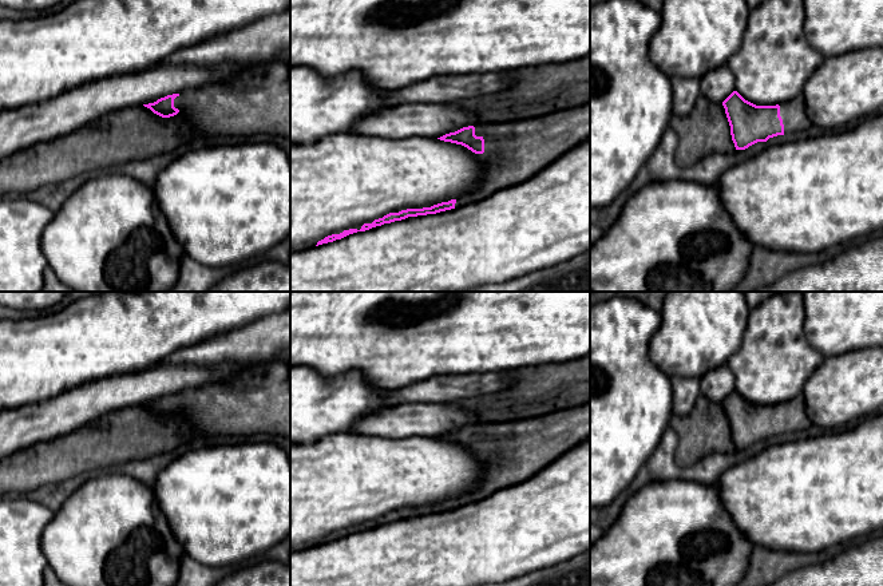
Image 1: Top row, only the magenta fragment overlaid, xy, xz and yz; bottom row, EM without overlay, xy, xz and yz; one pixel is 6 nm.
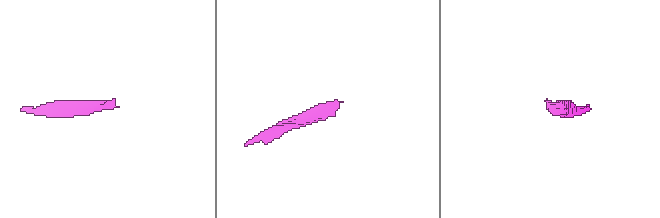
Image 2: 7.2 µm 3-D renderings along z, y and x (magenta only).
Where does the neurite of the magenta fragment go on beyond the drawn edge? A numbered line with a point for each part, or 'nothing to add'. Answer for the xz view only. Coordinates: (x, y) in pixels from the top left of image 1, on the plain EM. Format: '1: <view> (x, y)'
1: xz (514, 451)

